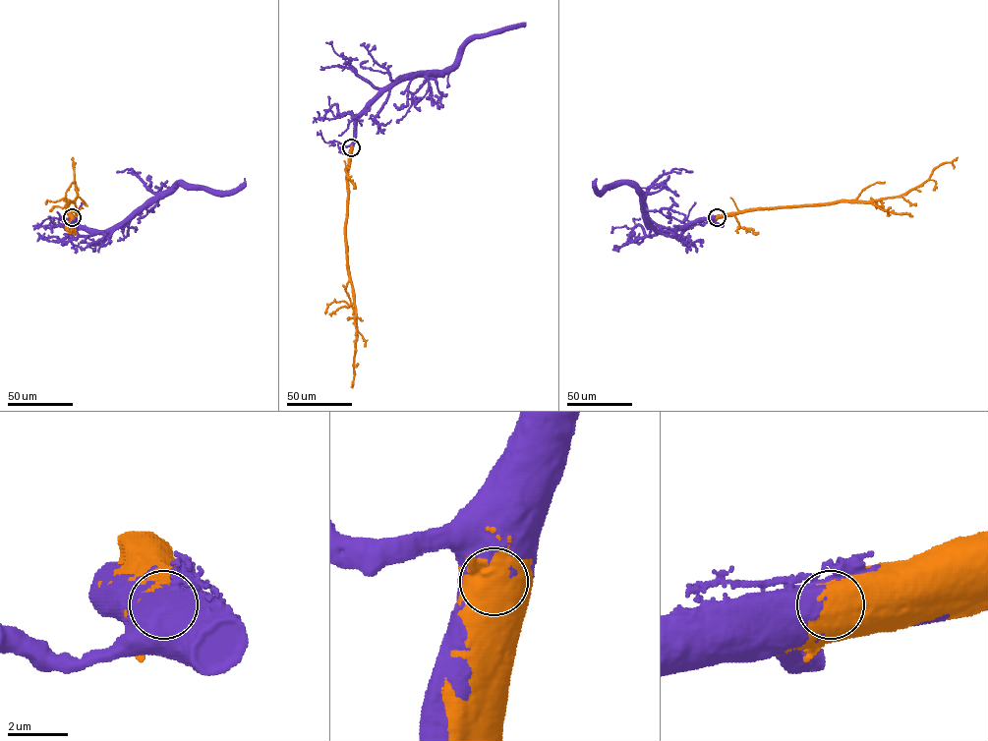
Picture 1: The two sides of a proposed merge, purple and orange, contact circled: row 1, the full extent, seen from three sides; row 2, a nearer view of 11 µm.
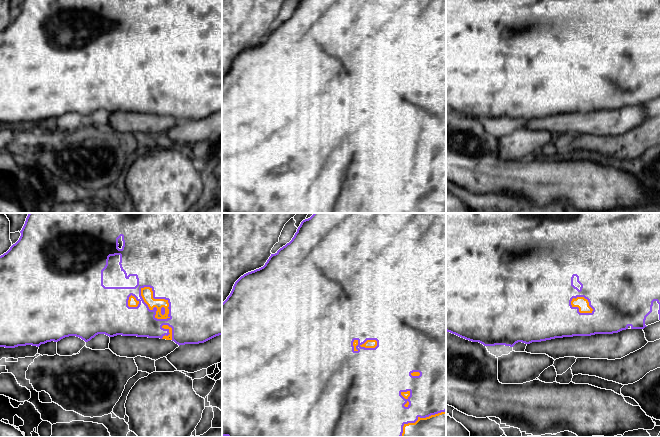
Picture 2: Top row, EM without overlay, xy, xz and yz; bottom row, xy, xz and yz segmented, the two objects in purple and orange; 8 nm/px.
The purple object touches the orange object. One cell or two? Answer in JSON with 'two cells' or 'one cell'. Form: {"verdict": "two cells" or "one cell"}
{"verdict": "one cell"}

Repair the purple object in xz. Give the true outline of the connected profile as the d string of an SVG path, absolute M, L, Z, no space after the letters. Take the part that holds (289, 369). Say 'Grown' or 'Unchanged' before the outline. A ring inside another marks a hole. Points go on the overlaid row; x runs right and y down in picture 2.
Grown. M314 213L314 214L313 214L313 215L312 215L312 216L311 216L311 217L310 217L310 218L308 218L308 219L305 219L305 220L303 220L303 221L302 221L302 222L301 222L301 224L300 224L300 226L299 226L299 227L298 227L298 229L297 229L297 232L296 232L296 233L295 233L295 235L294 235L294 237L293 237L293 238L292 238L292 240L291 240L291 241L290 241L290 242L289 242L289 243L287 243L287 244L286 244L286 245L285 245L285 246L283 246L283 247L282 247L282 248L280 248L280 249L279 249L279 250L278 250L278 251L277 251L277 252L276 252L276 253L275 253L275 254L271 254L271 256L270 256L270 257L269 257L269 259L268 259L268 260L267 260L267 262L266 262L266 263L265 263L265 265L264 265L264 266L263 266L263 267L261 267L261 268L259 268L259 269L256 269L256 270L254 270L254 271L251 271L251 272L248 272L248 273L246 273L246 274L244 274L244 275L243 275L243 276L241 276L241 277L240 277L240 278L239 278L239 279L238 279L238 280L237 280L237 281L236 281L236 282L235 282L235 284L234 284L234 286L233 286L233 289L232 289L232 291L231 291L231 293L230 293L230 295L229 295L229 296L228 296L228 297L227 297L227 299L226 299L226 300L225 300L225 301L224 301L224 302L223 302L223 303L222 303L222 436L227 436L227 437L446 437L446 213Z

